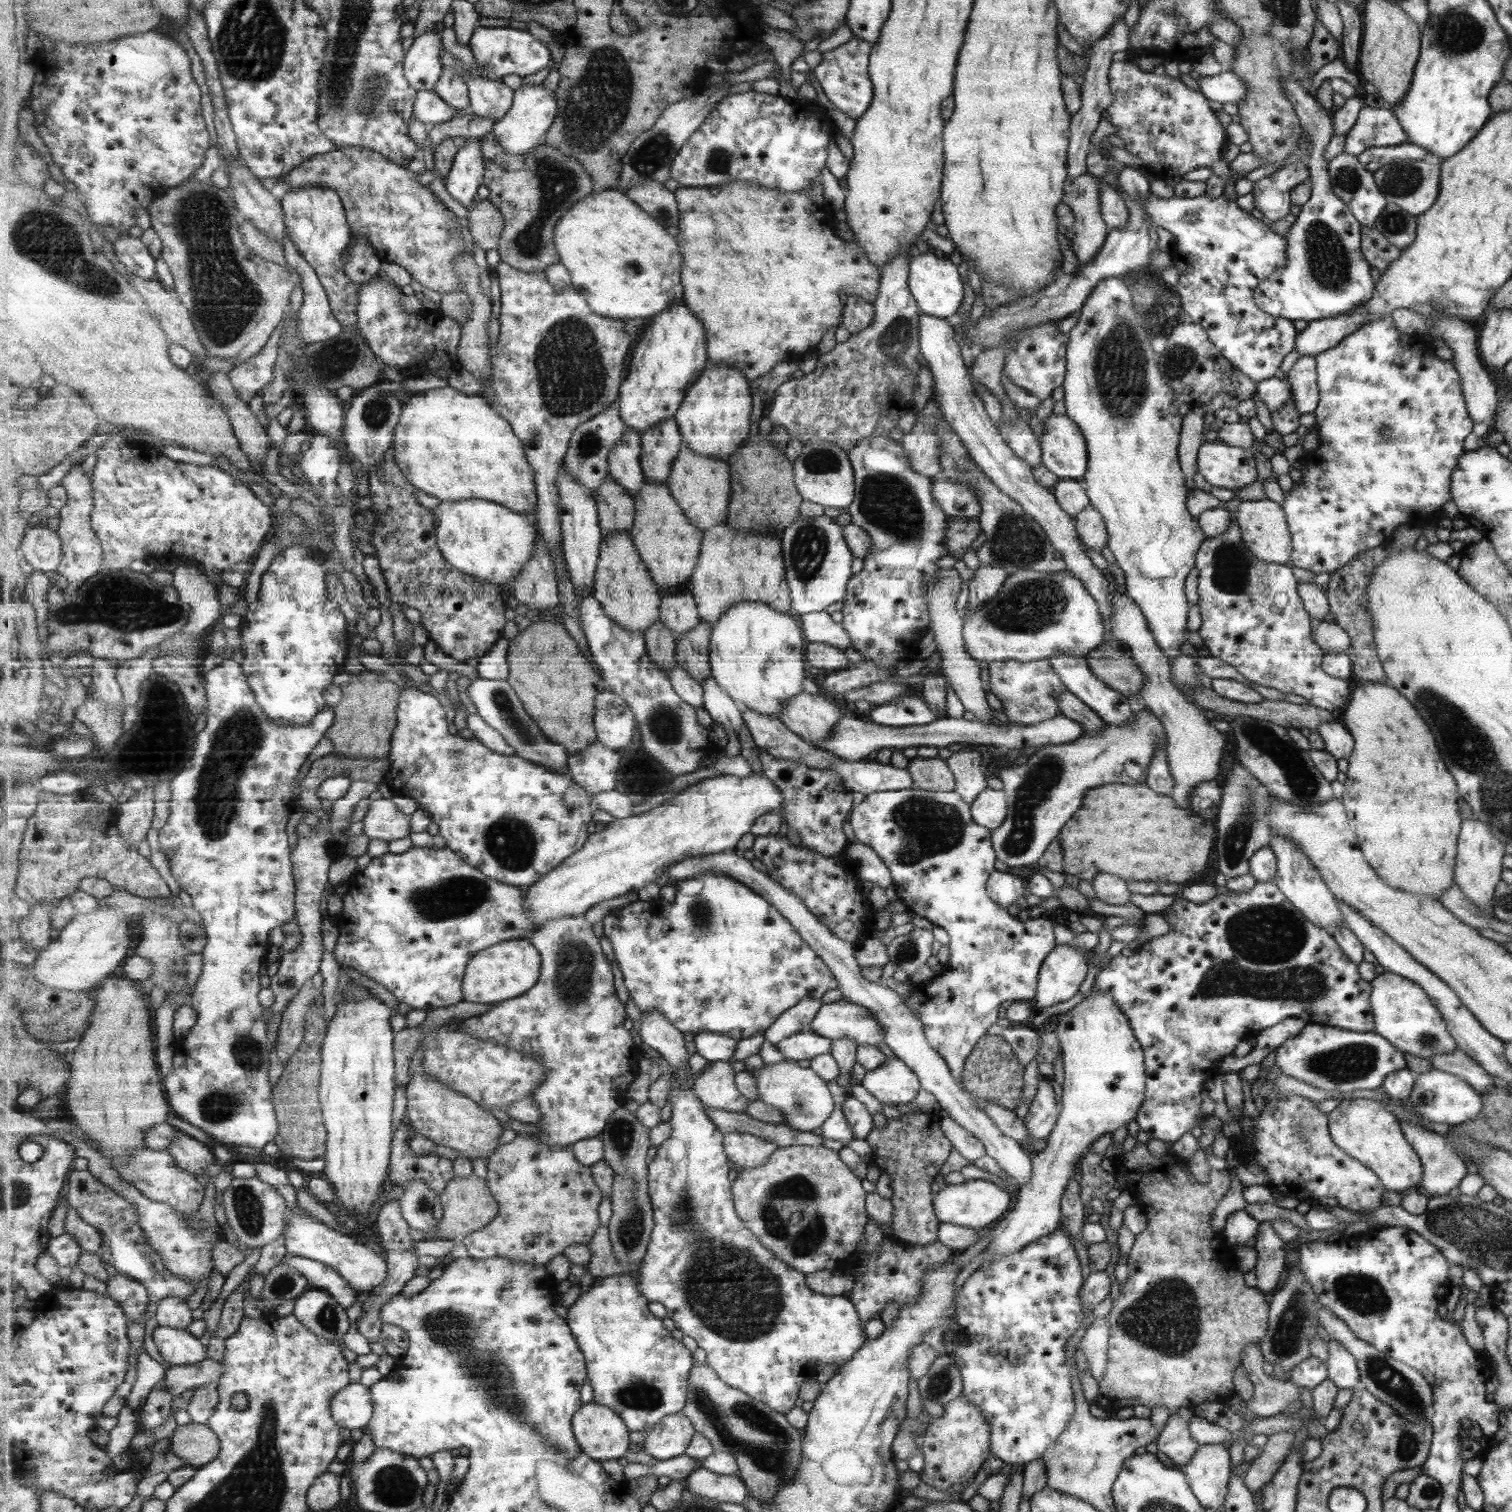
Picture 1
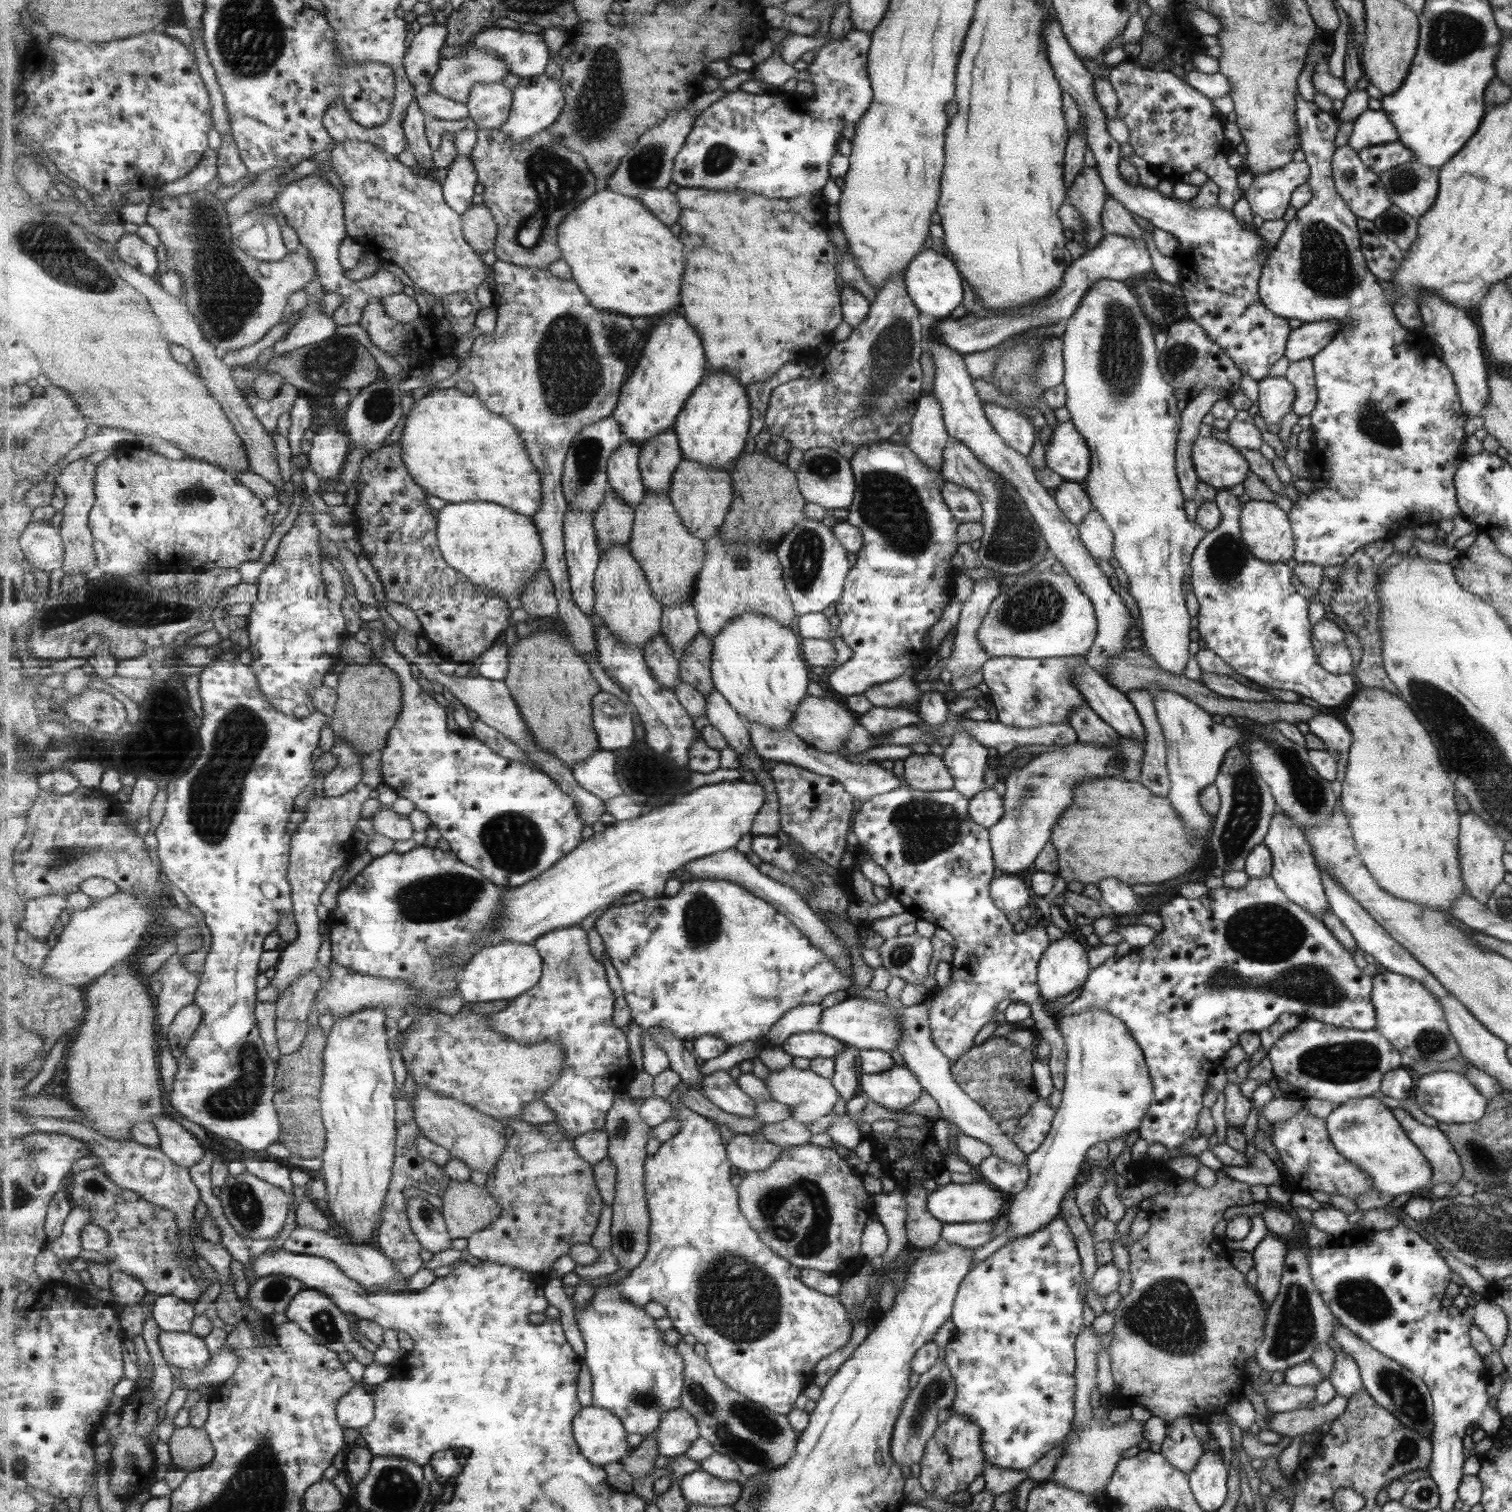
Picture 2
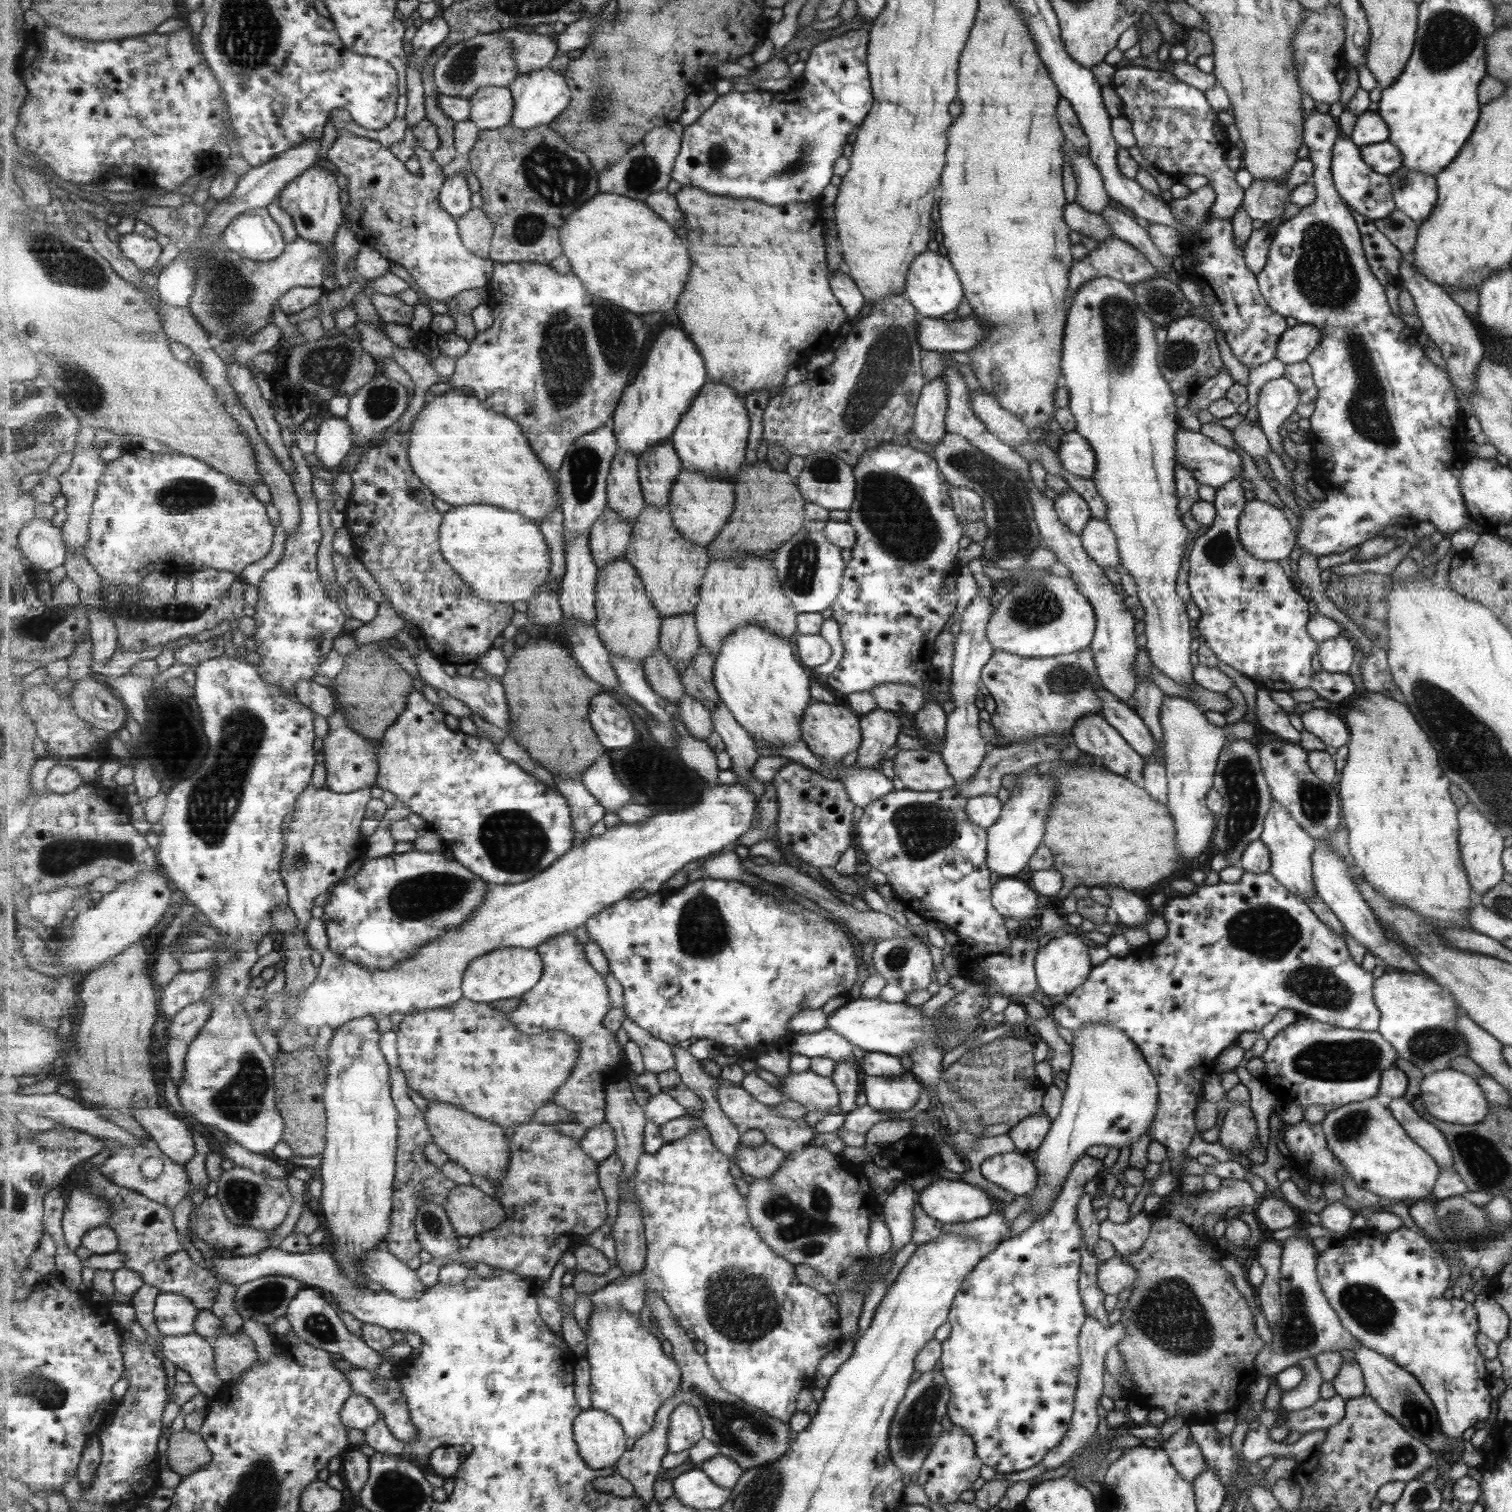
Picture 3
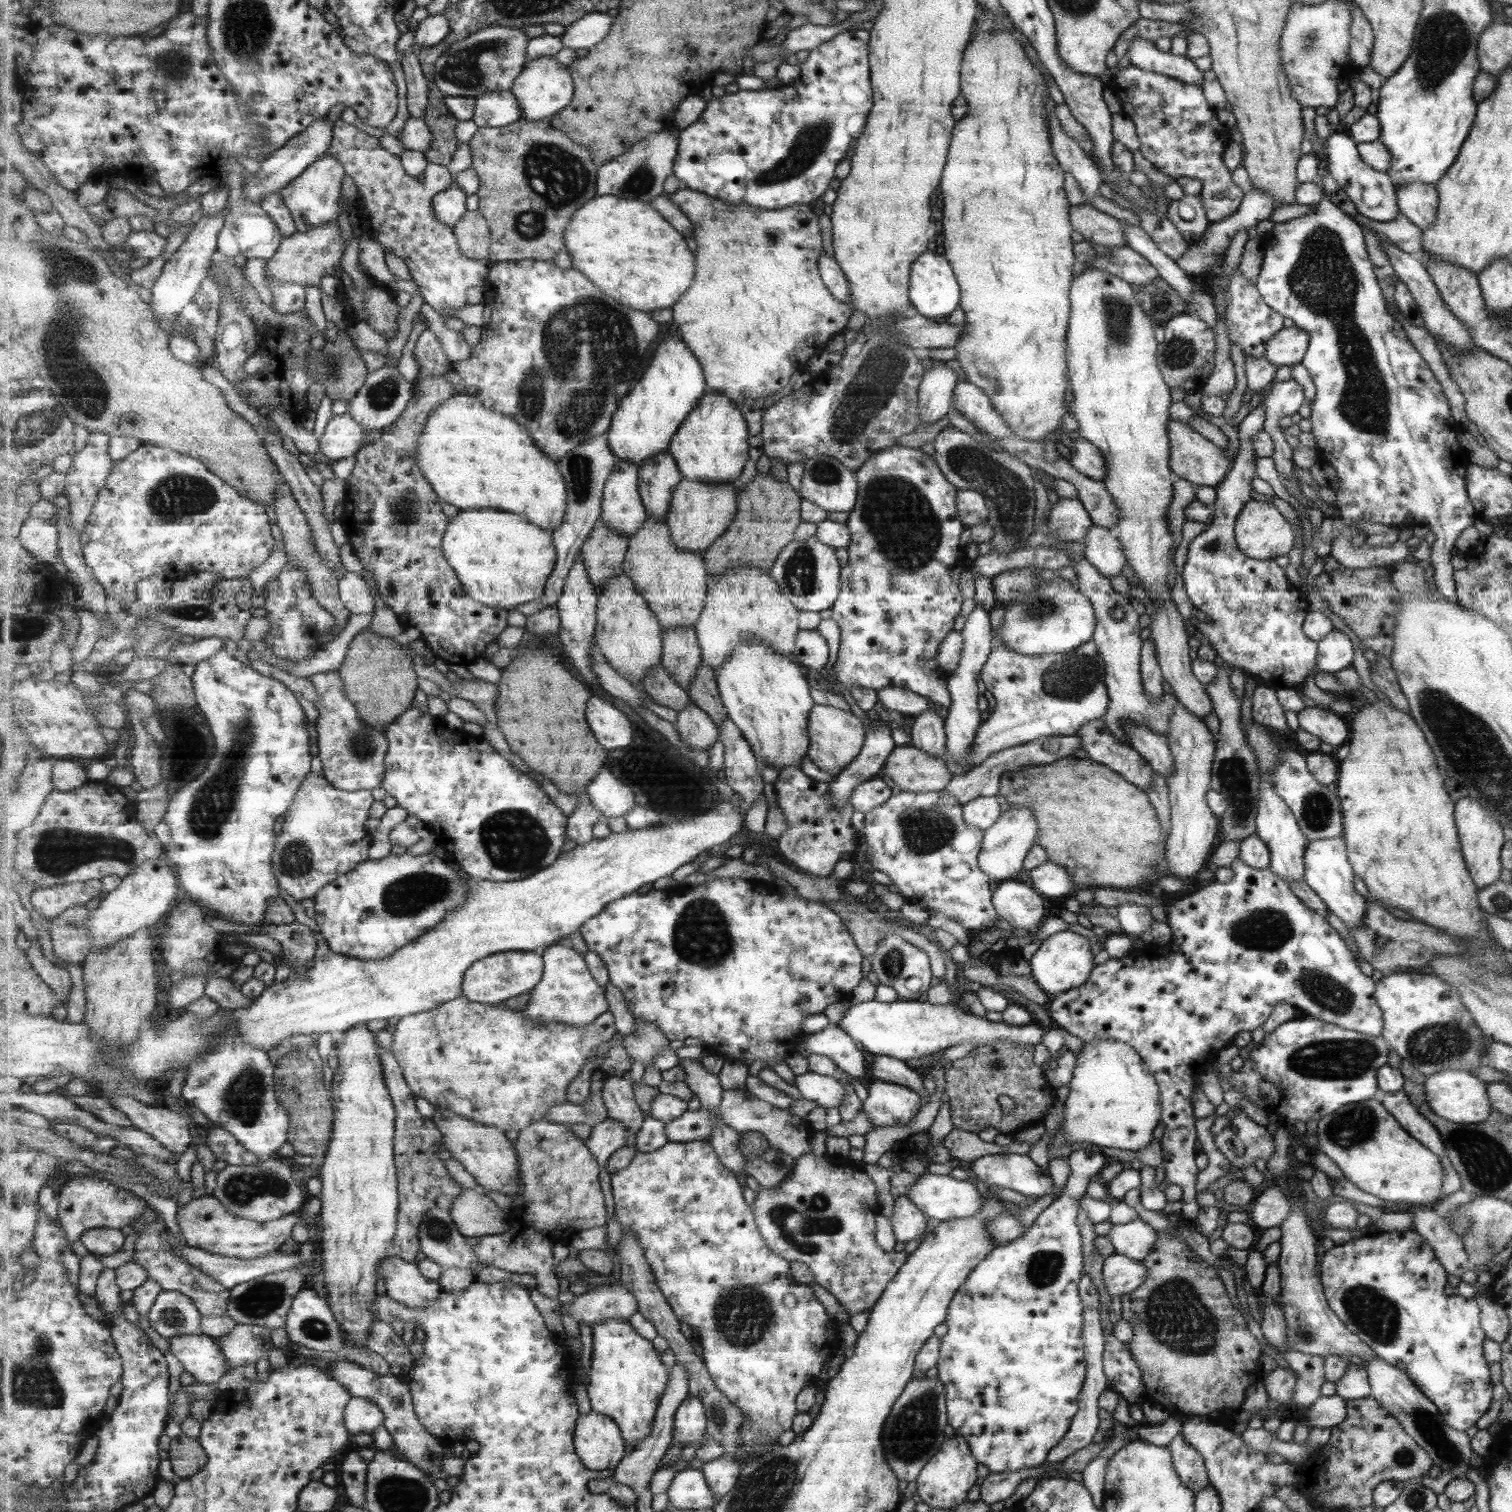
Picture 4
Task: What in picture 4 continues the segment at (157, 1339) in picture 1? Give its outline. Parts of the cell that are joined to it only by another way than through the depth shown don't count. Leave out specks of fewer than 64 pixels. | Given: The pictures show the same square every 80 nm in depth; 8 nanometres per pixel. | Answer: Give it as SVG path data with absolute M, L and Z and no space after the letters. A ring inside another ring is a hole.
M206 1334L169 1339L170 1352L198 1382L214 1385L230 1370L230 1362L218 1340Z

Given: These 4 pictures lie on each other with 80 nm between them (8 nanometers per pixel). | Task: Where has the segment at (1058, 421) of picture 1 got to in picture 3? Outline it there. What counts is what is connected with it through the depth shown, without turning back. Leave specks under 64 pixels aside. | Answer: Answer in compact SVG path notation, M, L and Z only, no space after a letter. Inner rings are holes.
M1074 429L1060 434L1059 449L1056 449L1059 464L1071 474L1091 479L1095 474L1095 456L1091 445Z

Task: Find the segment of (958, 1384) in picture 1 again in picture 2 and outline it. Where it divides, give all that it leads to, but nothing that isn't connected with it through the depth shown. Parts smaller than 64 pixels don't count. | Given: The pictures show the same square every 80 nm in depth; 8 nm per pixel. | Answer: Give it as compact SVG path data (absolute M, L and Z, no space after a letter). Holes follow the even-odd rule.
M936 1360L929 1370L920 1375L917 1384L911 1388L911 1392L906 1396L902 1411L899 1412L898 1419L894 1422L894 1430L891 1433L890 1455L898 1461L900 1466L909 1467L911 1464L920 1462L928 1440L934 1436L934 1432L939 1427L938 1412L949 1409L956 1390L950 1372L941 1360Z

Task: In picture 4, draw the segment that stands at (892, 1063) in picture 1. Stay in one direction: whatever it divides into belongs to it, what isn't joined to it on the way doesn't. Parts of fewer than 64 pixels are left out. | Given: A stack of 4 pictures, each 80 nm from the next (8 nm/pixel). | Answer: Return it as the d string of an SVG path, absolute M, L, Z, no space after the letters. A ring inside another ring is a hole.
M871 1078L866 1088L868 1095L862 1100L862 1111L872 1128L903 1126L921 1106L918 1093L906 1085Z

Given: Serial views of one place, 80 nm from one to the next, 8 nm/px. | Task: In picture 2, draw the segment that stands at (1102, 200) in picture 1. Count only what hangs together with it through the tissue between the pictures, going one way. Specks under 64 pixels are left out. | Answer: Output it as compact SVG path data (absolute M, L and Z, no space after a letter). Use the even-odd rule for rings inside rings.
M1108 196L1100 215L1103 232L1129 239L1141 239L1144 231L1133 221L1131 213Z

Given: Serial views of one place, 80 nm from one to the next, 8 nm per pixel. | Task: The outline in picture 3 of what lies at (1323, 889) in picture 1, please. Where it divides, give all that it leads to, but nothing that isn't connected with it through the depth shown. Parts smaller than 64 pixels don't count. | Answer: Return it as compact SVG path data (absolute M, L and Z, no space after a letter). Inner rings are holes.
M1273 799L1263 816L1262 829L1258 839L1262 840L1262 843L1270 851L1269 874L1272 874L1277 882L1280 882L1293 896L1299 897L1303 902L1317 897L1310 864L1311 854L1313 854L1317 840L1298 824L1298 821L1290 815L1290 812L1287 812L1287 809Z

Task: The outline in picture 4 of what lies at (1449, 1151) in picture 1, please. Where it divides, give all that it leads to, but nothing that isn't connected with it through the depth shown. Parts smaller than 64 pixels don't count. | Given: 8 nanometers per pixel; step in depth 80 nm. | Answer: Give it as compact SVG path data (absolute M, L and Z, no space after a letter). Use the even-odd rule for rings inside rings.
M1402 1089L1393 1092L1383 1092L1382 1107L1394 1117L1398 1124L1409 1133L1414 1140L1419 1141L1435 1156L1441 1156L1441 1140L1433 1125L1417 1112Z

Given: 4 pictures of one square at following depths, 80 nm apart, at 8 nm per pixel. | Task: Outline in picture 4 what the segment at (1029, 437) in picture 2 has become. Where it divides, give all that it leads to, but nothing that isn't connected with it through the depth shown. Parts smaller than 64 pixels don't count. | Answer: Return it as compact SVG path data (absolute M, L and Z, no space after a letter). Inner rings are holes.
M957 381L953 387L950 408L969 420L989 437L1010 437L1010 430L993 410L985 393L967 381Z

